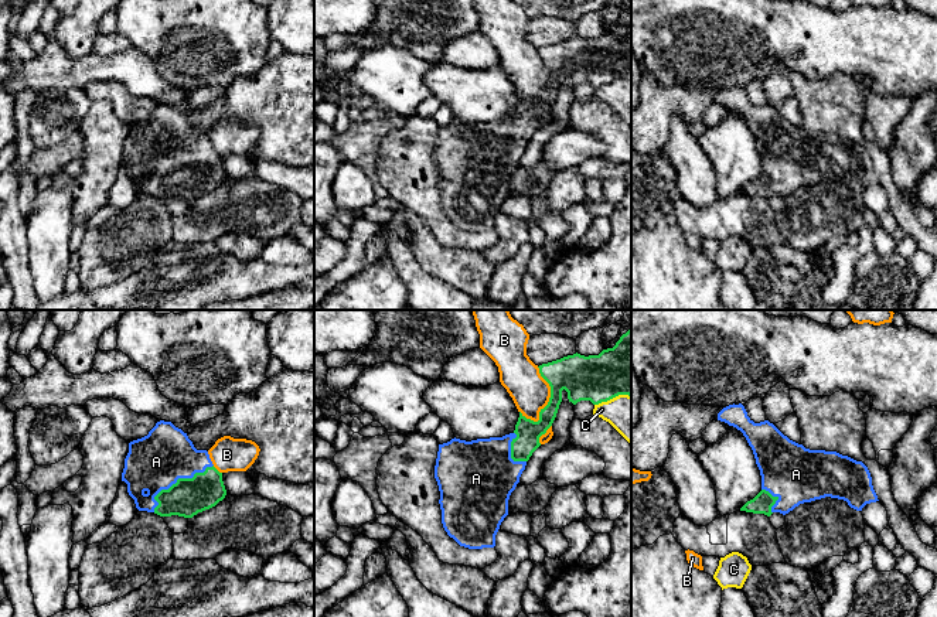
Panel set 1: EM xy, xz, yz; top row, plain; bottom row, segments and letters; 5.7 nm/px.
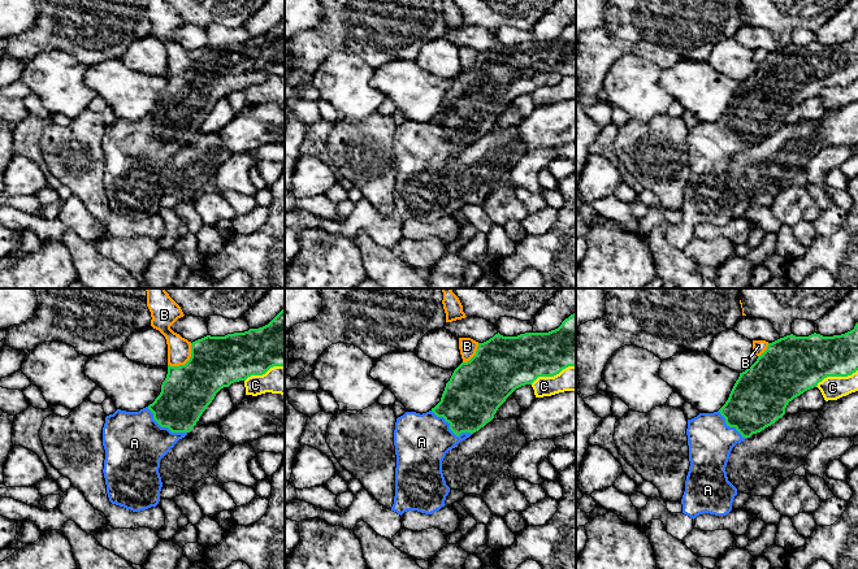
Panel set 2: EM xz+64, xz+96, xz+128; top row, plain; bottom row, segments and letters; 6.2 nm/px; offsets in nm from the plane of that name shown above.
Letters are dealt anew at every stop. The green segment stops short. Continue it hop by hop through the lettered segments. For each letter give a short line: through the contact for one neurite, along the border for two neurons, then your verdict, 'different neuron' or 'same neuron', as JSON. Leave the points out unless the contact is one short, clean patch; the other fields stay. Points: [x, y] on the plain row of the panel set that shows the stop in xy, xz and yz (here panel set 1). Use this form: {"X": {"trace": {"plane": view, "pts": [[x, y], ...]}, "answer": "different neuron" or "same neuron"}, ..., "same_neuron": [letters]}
{"A": {"trace": {"plane": "xy", "pts": [[187, 180], [186, 173], [177, 164], [156, 145]]}, "answer": "same neuron"}, "B": {"answer": "different neuron"}, "C": {"answer": "different neuron"}, "same_neuron": ["A"]}

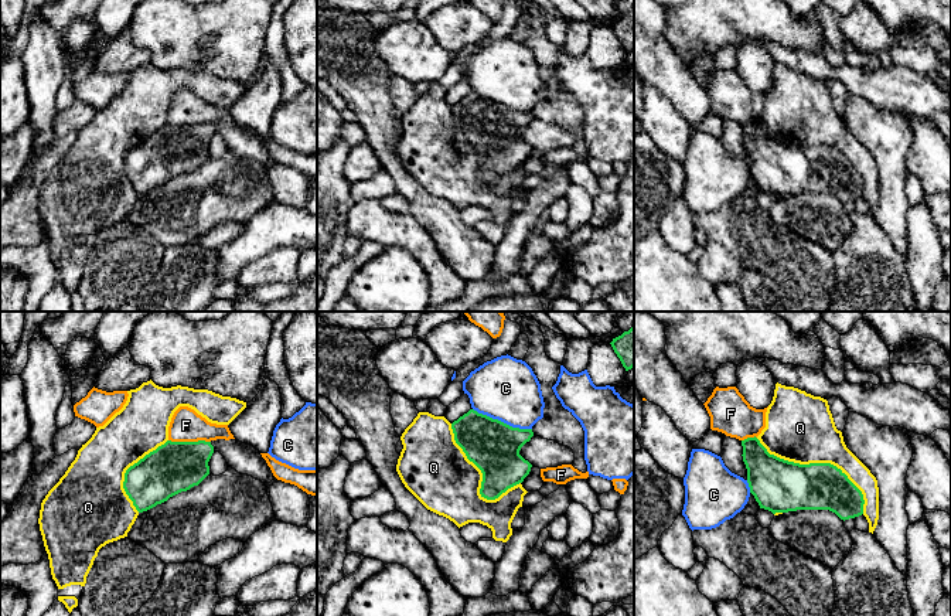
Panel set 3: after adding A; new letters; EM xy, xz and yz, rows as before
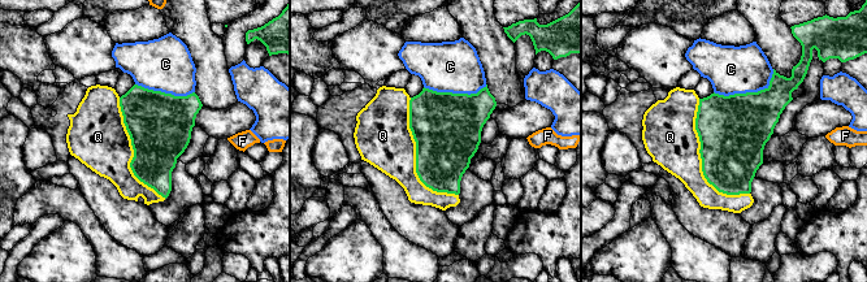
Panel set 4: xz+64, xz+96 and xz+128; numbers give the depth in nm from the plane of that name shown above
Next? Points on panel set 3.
{"C": {"answer": "different neuron"}, "F": {"answer": "different neuron"}, "Q": {"answer": "different neuron"}, "same_neuron": []}

